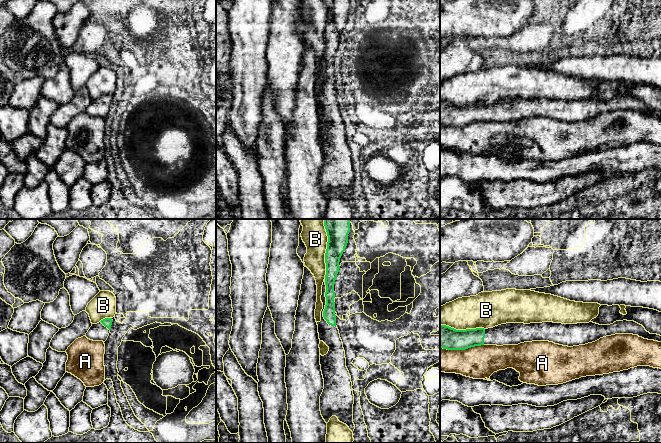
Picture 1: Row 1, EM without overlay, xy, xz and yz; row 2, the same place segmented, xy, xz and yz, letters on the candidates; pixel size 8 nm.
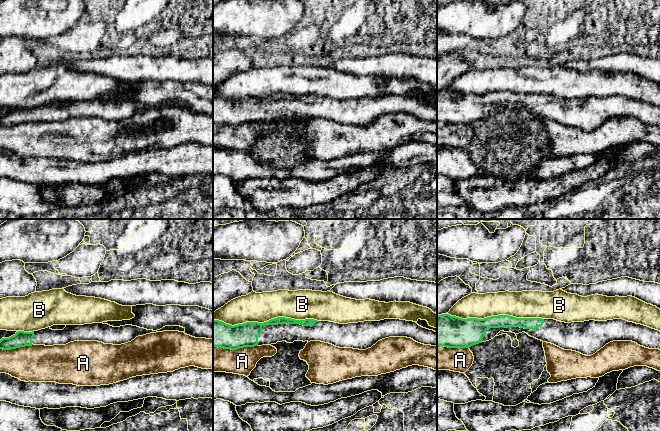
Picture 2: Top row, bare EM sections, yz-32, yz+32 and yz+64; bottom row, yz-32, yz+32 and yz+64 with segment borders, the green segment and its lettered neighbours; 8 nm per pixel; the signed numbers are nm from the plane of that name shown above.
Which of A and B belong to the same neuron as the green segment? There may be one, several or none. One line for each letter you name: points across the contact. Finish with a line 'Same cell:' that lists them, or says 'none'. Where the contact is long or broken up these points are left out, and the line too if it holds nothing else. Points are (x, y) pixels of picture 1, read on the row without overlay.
Same cell: none

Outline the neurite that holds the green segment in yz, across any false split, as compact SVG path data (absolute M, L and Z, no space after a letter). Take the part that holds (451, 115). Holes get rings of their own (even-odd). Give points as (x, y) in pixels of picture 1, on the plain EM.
M627 96L616 97L610 101L599 101L593 98L577 100L506 99L488 105L466 106L456 106L440 100L440 124L465 126L481 121L518 121L532 117L549 117L573 123L592 119L615 110L633 110L661 118L660 111L650 110L642 101Z

